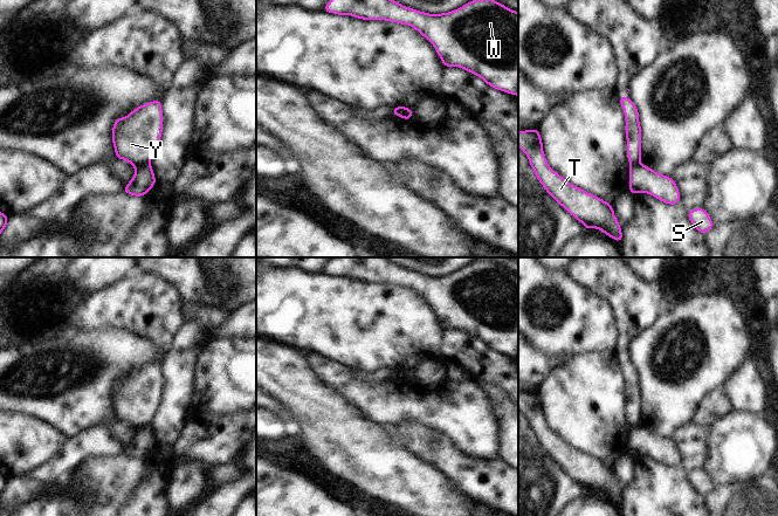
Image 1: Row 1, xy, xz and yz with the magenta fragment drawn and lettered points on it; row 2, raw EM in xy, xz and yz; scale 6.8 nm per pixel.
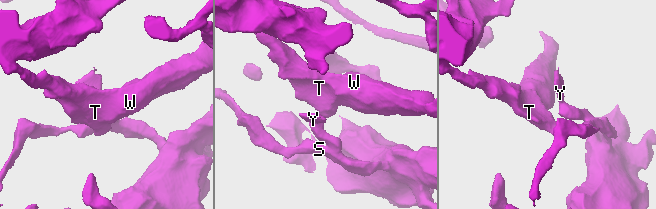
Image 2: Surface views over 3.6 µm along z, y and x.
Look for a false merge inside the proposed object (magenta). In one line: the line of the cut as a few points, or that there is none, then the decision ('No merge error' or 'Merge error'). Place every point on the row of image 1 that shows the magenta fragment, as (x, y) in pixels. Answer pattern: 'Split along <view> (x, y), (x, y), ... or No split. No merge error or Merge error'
Split along xy (149, 163), (136, 167). Merge error.

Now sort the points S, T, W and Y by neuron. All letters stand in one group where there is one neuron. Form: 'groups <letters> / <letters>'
groups S T W / Y

